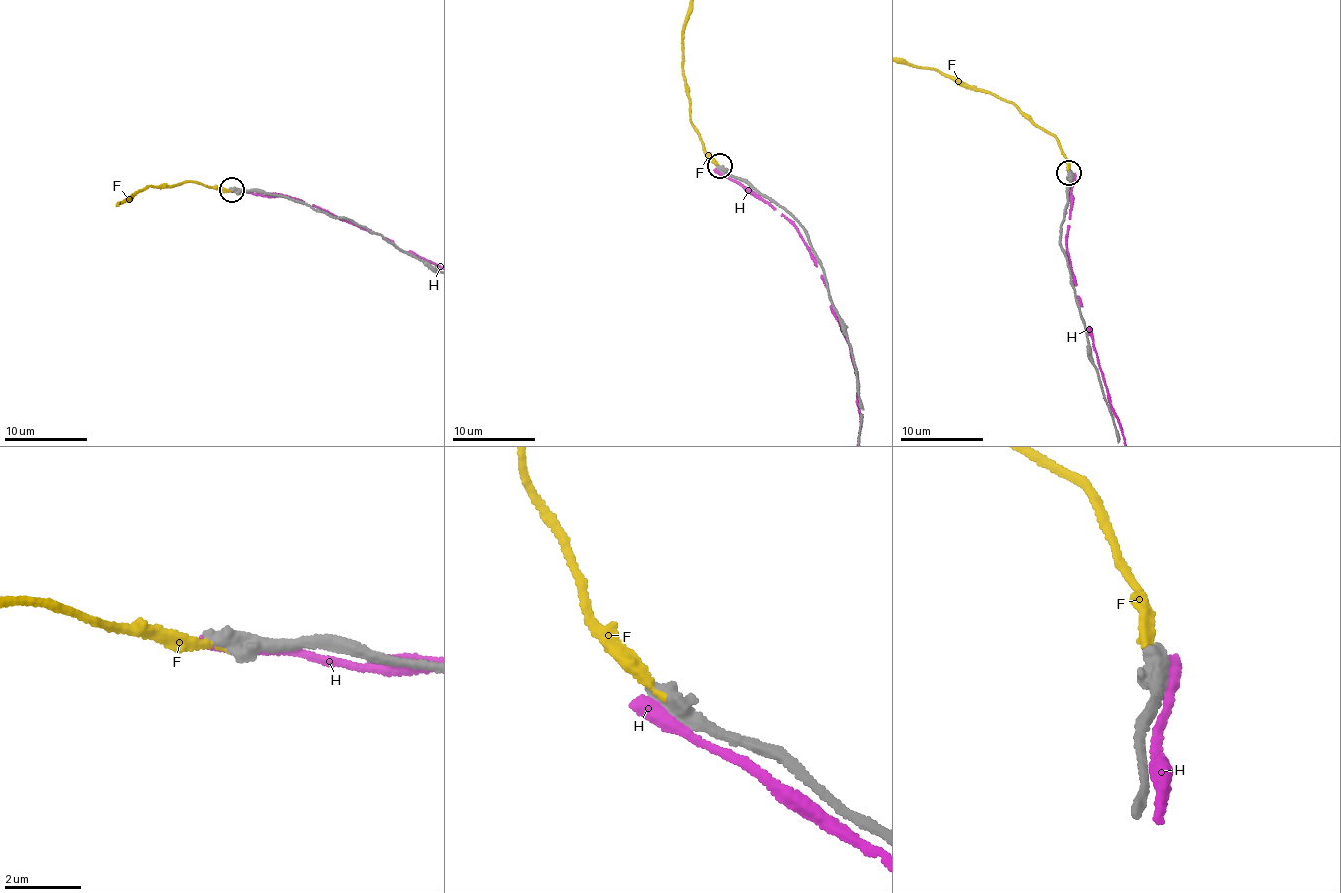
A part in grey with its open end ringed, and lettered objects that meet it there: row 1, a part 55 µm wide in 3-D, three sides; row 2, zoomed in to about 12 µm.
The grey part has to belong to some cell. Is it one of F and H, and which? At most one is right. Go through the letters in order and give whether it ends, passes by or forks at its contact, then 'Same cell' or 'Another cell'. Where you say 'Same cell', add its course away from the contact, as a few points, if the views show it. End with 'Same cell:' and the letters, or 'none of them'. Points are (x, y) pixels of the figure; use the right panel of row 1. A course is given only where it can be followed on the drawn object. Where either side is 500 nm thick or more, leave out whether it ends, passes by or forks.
F: Another cell
H: Another cell
Same cell: none of them

